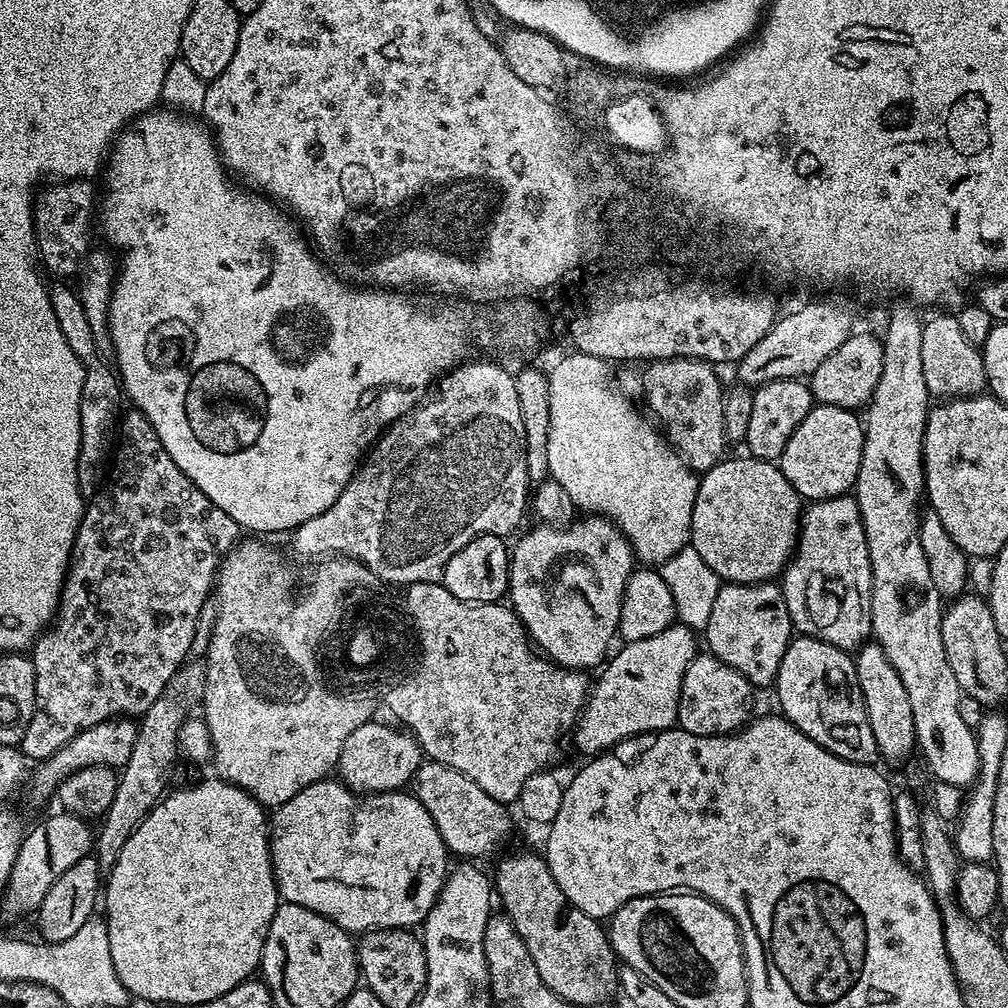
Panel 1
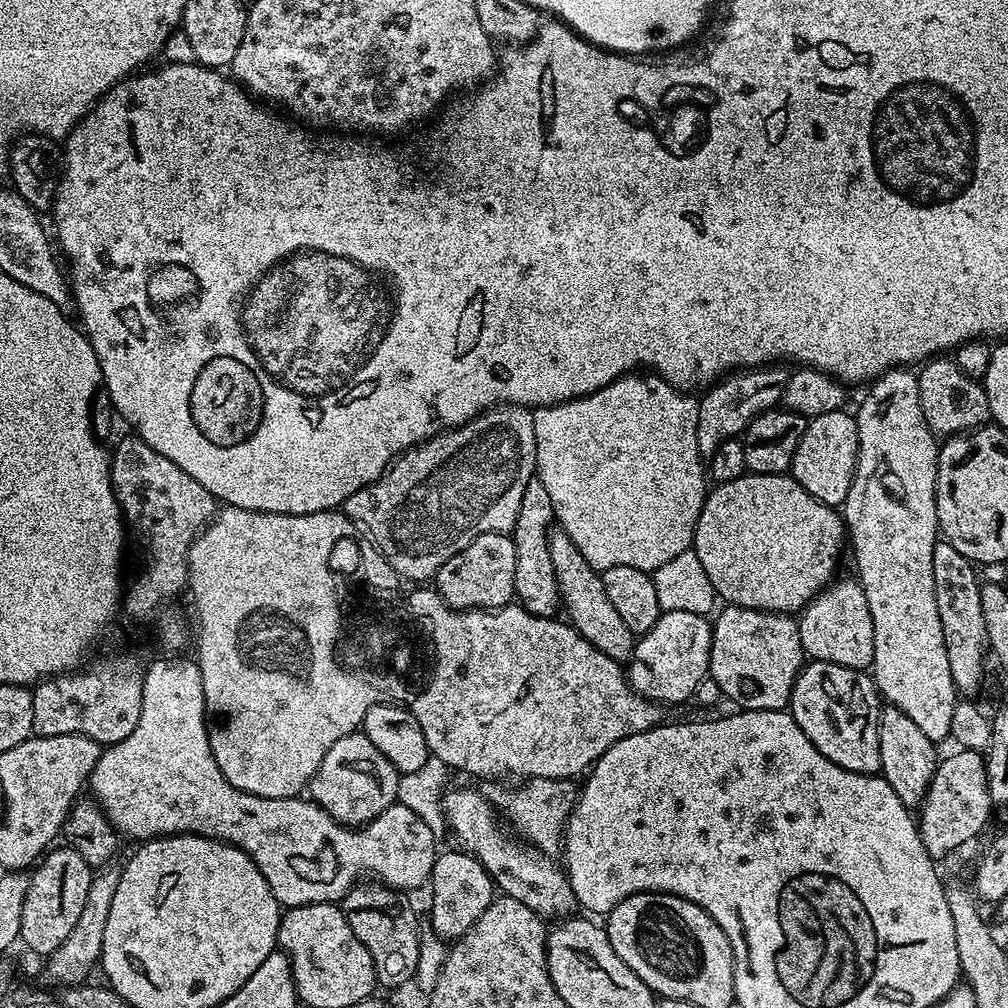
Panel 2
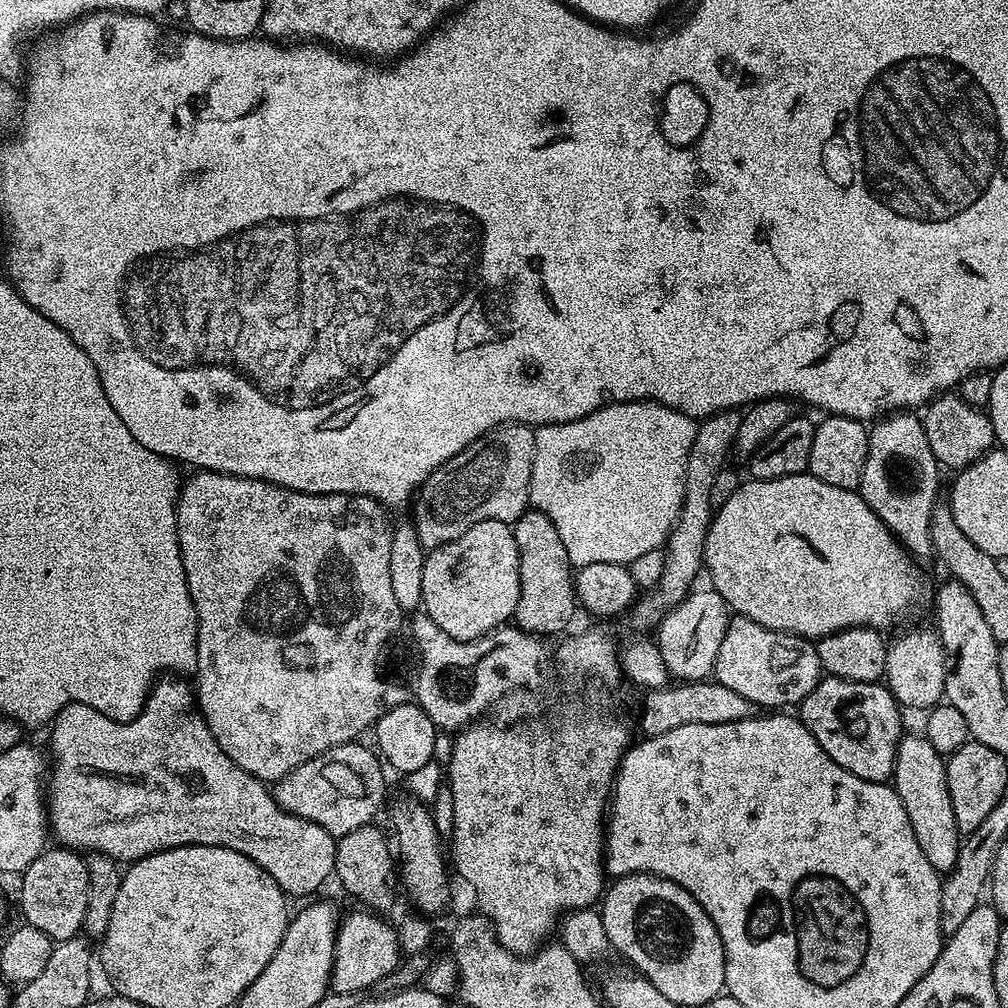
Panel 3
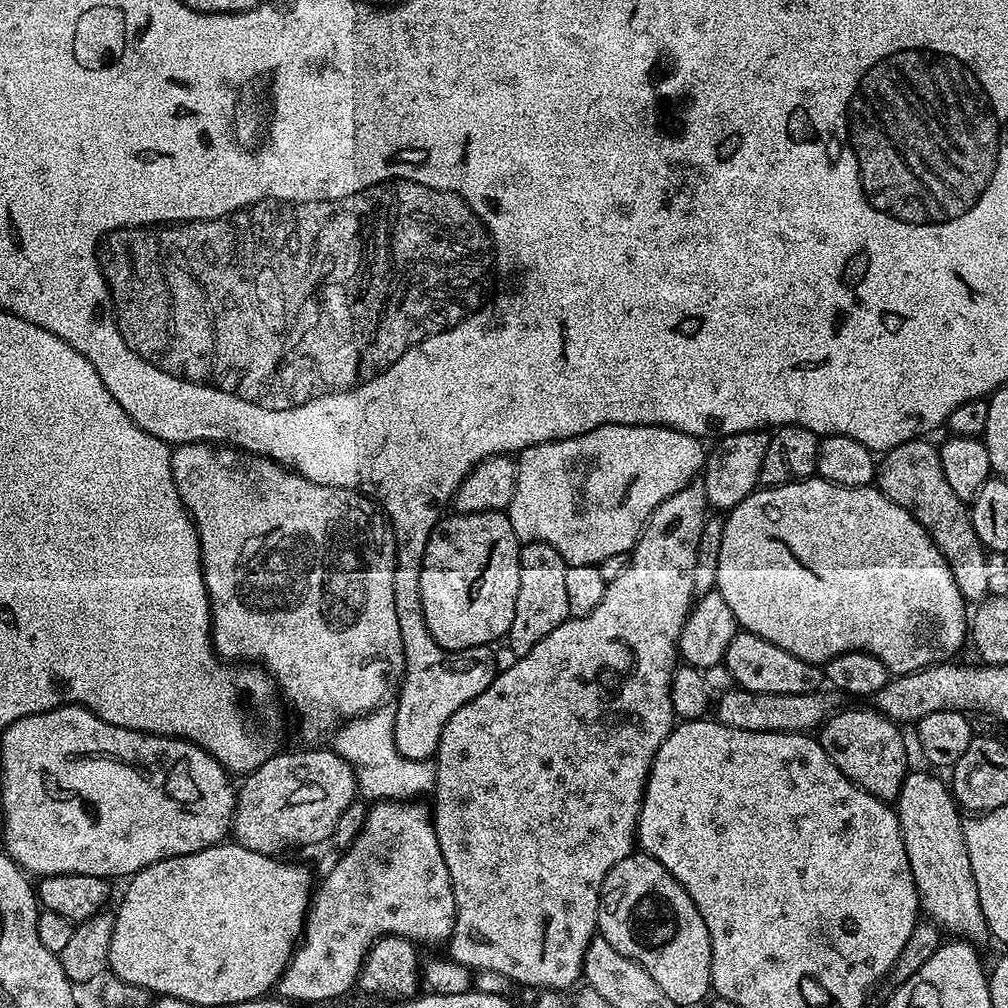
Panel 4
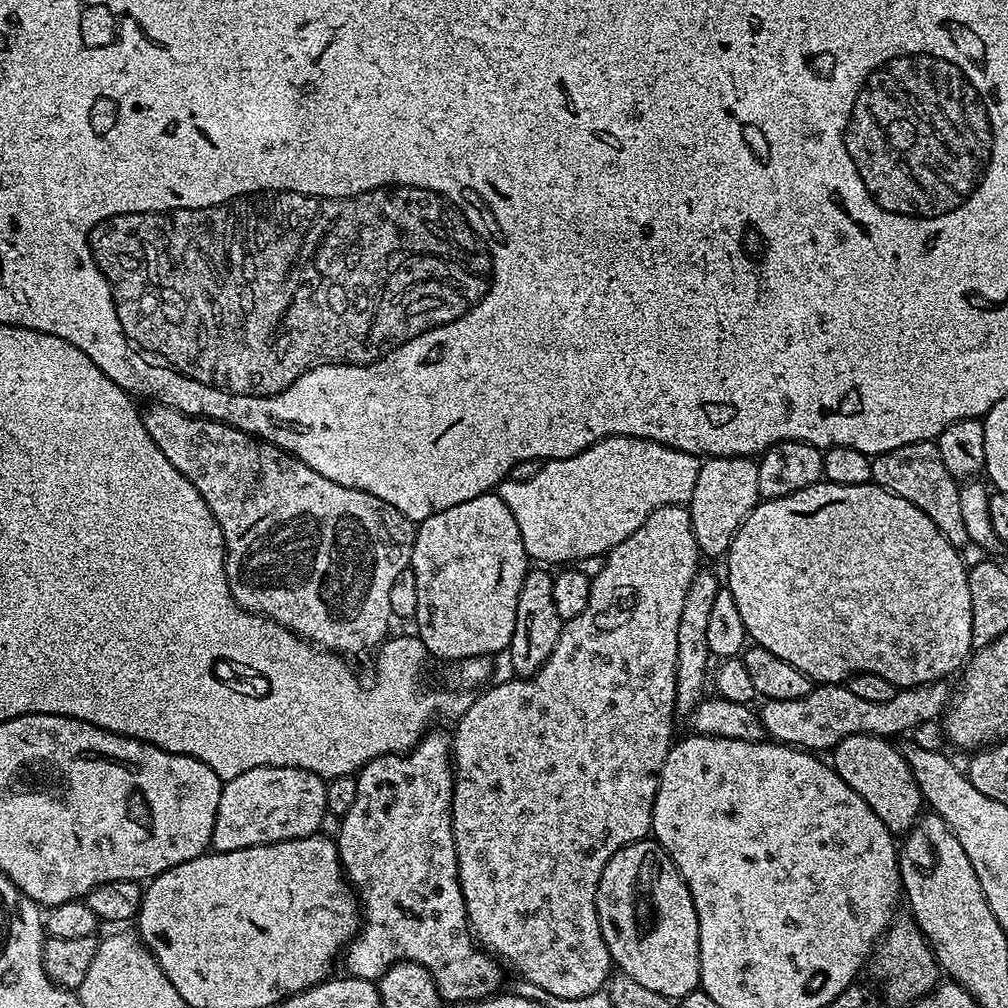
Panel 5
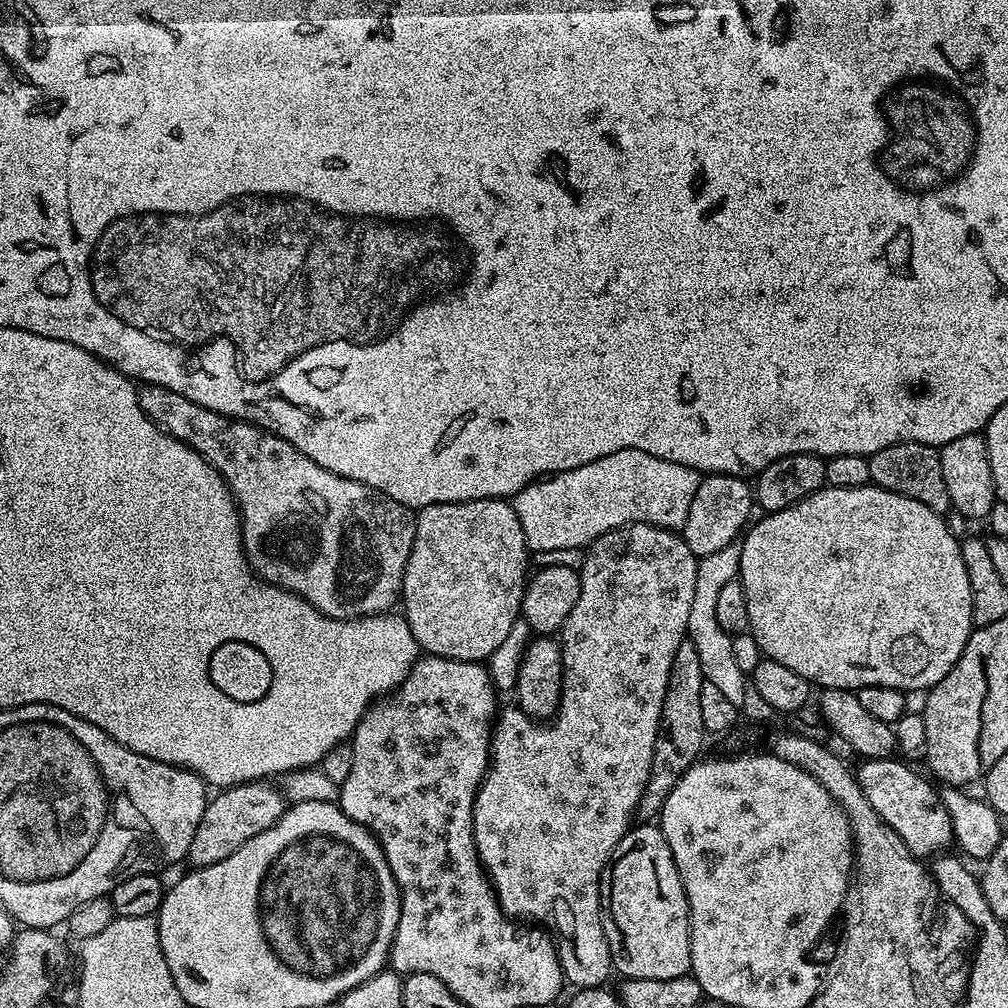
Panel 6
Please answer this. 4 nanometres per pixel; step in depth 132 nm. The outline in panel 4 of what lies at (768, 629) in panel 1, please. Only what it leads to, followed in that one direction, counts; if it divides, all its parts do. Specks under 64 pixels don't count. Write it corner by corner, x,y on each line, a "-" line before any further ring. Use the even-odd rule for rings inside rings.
743,630
737,631
730,646
726,646
722,663
732,675
733,685
751,692
810,694
821,691
825,683
821,665
811,664
802,658
794,658
794,654
782,650
782,646
774,646
774,642
766,642
766,638
758,638

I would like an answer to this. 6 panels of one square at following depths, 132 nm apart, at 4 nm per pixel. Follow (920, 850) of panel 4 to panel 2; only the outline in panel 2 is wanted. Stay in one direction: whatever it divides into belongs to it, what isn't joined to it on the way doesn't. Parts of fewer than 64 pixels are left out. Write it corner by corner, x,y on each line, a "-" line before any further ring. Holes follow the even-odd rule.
891,706
881,707
878,718
878,750
880,751
879,775
902,798
909,810
916,810
923,805
924,796
928,792
930,782
934,778
934,770
938,763
937,745
915,724
902,710

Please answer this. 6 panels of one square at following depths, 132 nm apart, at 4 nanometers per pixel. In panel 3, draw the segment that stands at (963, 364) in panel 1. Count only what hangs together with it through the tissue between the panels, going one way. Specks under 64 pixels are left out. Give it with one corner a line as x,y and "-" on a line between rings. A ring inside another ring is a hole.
949,390
929,400
923,409
922,419
926,430
926,442
930,442
930,450
941,469
948,470
948,468
952,468
951,470
959,470
970,466
978,457
983,456
985,452
993,451
996,444
994,426
990,422
987,411
984,408
976,408
972,404
967,404
955,391

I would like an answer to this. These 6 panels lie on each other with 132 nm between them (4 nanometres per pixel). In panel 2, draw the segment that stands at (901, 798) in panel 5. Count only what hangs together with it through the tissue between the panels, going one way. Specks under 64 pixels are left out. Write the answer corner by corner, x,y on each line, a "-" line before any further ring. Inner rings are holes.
813,660
805,663
798,678
794,682
790,711
798,726
802,726
802,734
830,758
838,766
846,770
854,770
867,776
879,773
880,751
878,750
878,718
882,707
882,697
876,690
876,682
867,671
850,670
846,666
834,666
834,662

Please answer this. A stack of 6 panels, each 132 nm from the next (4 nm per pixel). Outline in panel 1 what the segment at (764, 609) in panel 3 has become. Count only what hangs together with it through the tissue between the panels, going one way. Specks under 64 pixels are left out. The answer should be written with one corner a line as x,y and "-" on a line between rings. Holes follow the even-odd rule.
741,454
737,460
725,458
720,463
709,468
707,472
700,476
700,485
698,486
698,494
694,498
694,512
692,514
692,539
690,547
701,555
702,561
706,562
706,566
710,568
721,581
730,584
762,584
772,582
783,573
788,567
788,561
795,549
798,533
800,531
800,518
802,515
802,497
794,490
794,486
790,486
790,482
786,482
786,478
782,474
782,470
771,460
759,460
747,454

